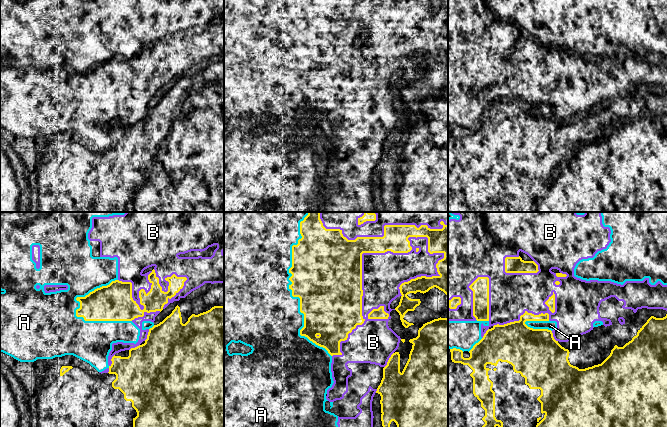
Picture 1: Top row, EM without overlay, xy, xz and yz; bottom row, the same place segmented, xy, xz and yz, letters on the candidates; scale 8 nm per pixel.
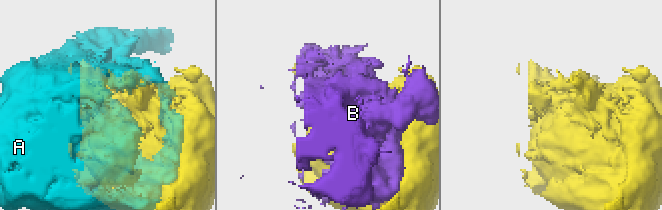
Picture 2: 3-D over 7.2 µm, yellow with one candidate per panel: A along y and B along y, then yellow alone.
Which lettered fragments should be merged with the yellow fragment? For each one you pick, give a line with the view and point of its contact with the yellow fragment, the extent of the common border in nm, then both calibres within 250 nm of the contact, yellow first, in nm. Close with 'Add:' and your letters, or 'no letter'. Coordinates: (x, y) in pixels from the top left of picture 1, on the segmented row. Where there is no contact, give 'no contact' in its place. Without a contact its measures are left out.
Add: no letter

